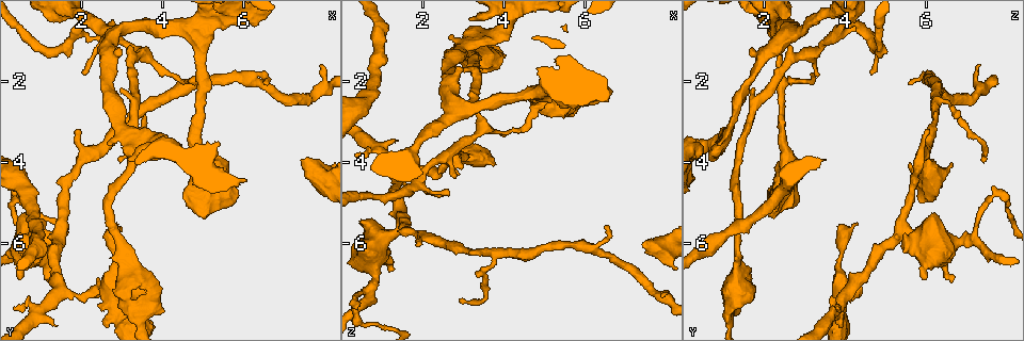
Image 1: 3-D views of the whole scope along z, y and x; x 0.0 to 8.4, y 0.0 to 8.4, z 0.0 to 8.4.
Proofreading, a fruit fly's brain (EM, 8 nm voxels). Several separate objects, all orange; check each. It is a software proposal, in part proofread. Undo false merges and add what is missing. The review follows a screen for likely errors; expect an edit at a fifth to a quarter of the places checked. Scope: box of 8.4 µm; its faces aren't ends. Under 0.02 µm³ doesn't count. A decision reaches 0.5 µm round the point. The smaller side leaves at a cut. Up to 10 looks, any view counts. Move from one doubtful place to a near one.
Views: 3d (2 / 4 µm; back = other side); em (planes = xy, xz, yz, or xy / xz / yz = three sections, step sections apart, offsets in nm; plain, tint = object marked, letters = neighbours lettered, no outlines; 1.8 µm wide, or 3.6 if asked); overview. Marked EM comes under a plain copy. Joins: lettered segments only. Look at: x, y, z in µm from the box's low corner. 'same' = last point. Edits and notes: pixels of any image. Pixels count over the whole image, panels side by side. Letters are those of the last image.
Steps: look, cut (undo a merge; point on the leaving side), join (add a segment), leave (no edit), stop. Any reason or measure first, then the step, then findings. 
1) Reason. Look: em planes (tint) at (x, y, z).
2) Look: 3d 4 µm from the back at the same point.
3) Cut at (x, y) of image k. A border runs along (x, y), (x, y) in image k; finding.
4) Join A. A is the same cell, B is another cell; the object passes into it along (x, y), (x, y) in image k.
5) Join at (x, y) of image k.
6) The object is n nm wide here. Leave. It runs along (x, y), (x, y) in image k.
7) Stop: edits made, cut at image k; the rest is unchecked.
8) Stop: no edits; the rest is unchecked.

Free end. Look: 3d 4 µm at (7.90, 1.65, 7.35).

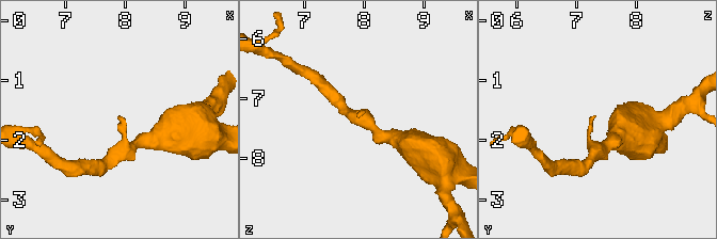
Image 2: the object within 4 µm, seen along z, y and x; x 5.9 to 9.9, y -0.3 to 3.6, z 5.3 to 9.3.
Need the tissue. Look: em planes (letters) at (7.85, 1.65, 7.30).

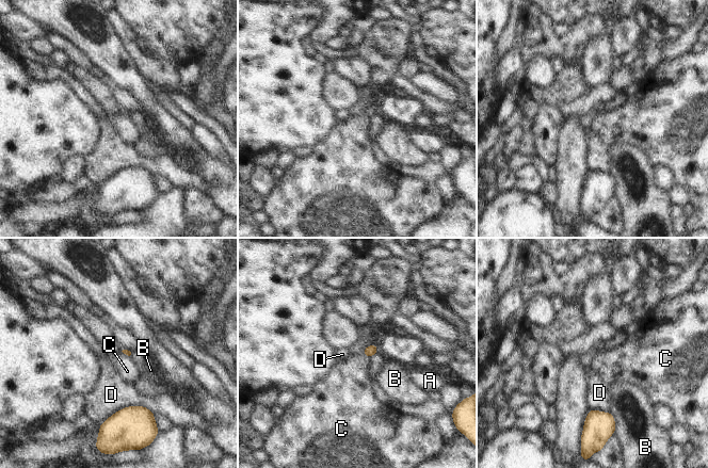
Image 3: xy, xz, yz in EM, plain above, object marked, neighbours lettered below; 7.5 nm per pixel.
The longest contact is with D, 420 nm. Leave. A, B, C and D are other cells; a border runs along (361, 354), (366, 354), (369, 357) in image 3; no lettered segment goes on from it.

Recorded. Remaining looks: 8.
Thick end. Look: em xz step 8 (tint) at (7.40, 4.00, 6.05).

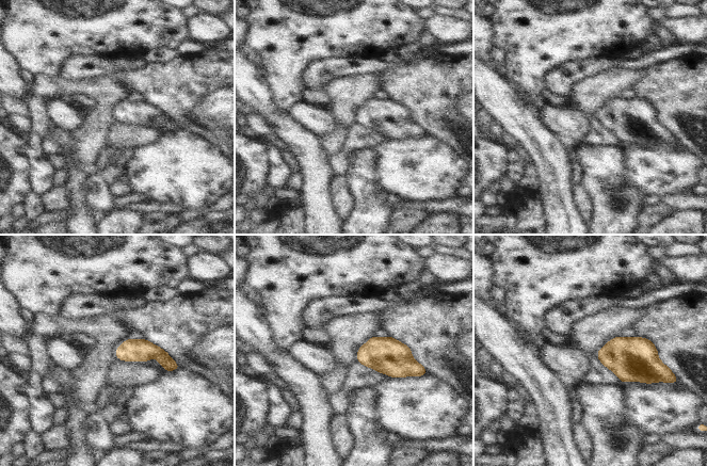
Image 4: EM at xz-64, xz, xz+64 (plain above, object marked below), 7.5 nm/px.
Look: em planes (letters) at the same point.

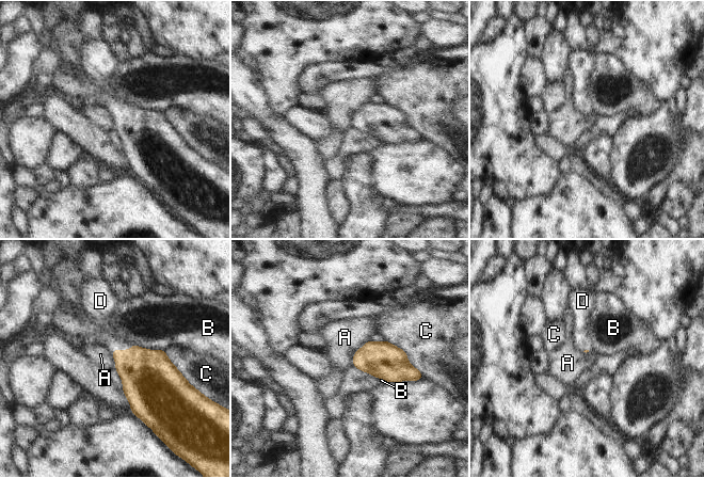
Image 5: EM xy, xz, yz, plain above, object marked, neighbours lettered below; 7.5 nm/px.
Join D. D is the same cell, A, B and C are other cells; the object passes into it along (145, 373), (122, 350), (107, 339) in image 5; it goes on there.

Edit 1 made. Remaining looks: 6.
Redraw. Look: overview.

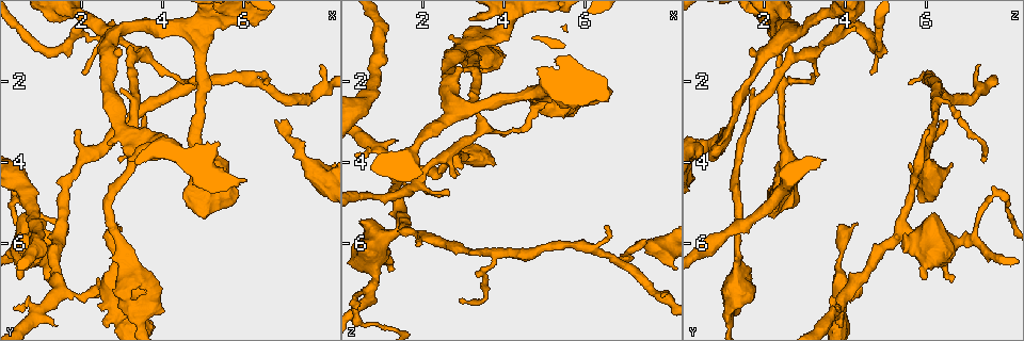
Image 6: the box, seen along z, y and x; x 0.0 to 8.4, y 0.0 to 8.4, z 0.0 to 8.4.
Branch point. Look: 3d 2 µm at (3.70, 2.50, 6.25).

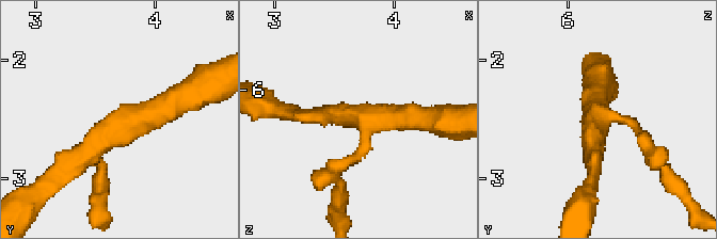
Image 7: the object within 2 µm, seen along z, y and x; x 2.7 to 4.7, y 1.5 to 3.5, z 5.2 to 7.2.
3 arms meet here; now the EM. Look: em planes (tint) at (3.70, 2.50, 6.20).

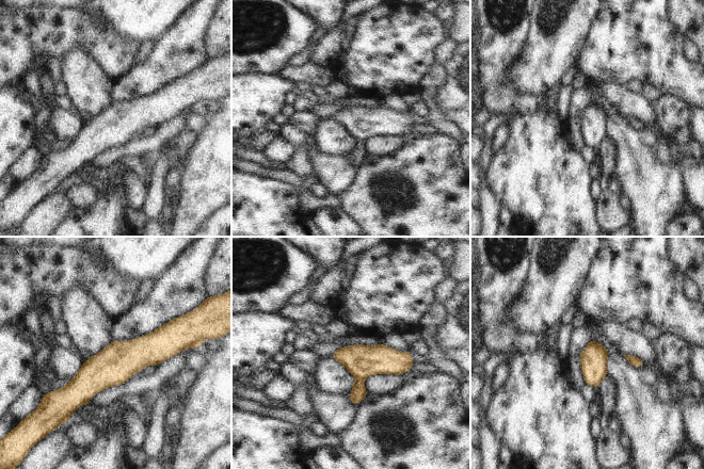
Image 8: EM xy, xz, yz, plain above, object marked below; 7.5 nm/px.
Look: em planes (letters) at the same point.

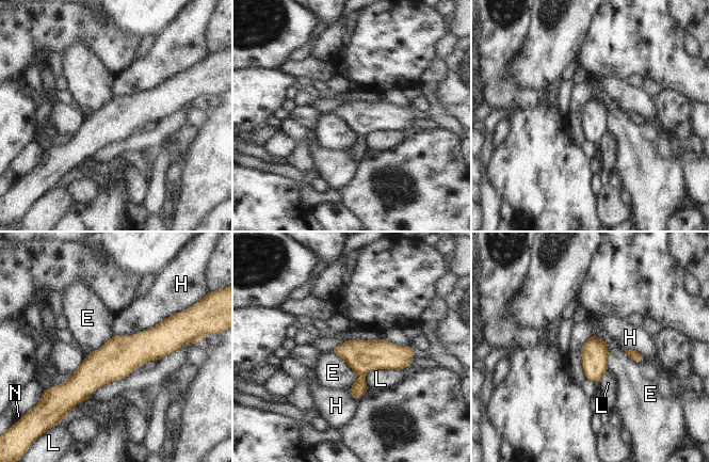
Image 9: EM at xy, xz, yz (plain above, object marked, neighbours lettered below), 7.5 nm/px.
The longest contact is with H, 500 nm. Leave. E, H, L and N are other cells; it runs along (176, 339), (61, 387) in image 9; continuous, no second cell.

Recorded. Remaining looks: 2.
Stop: edits made, join at image 5; the rest is unchecked.

